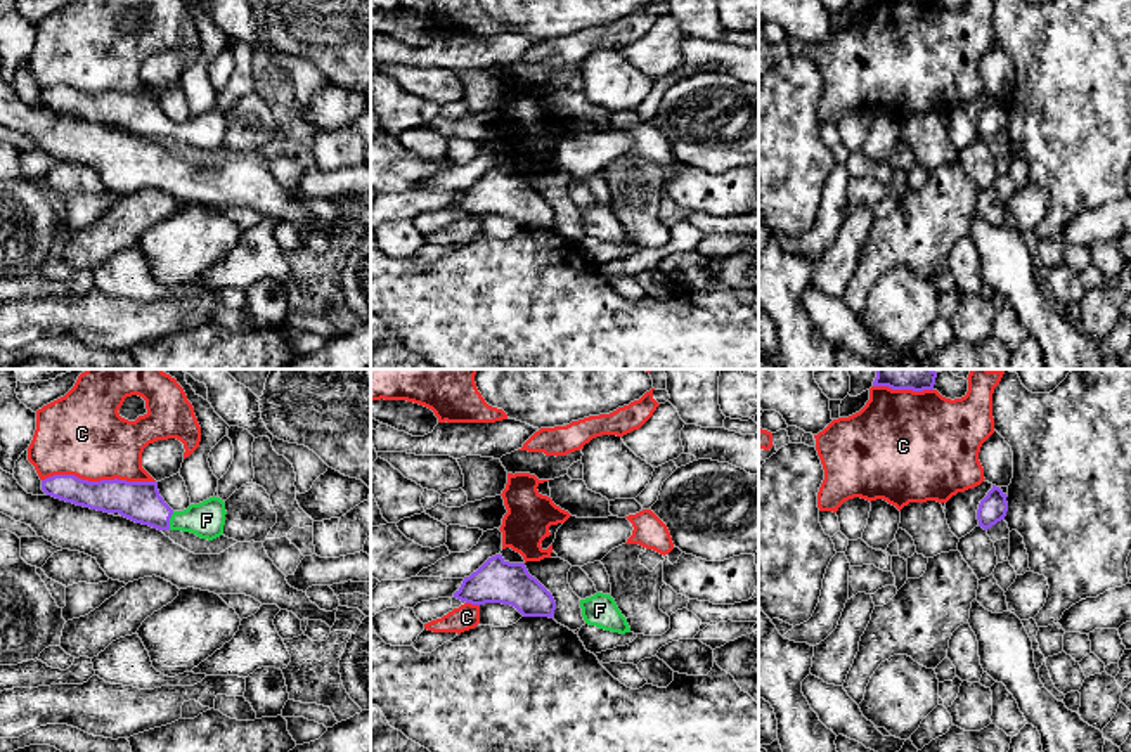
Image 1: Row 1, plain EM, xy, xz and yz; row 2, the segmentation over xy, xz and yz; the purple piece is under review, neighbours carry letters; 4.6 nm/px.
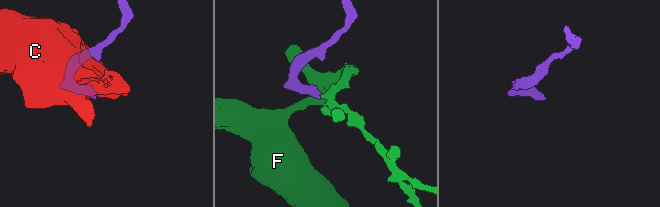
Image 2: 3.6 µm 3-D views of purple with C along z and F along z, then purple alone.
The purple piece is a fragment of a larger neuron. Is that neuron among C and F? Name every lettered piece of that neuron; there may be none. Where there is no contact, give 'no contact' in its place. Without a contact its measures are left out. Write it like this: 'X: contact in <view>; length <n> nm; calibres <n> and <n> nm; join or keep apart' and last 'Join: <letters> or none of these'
C: contact in xy; length 550 nm; calibres 190 and 400 nm; keep apart
F: contact in xy; length 90 nm; calibres 190 and 170 nm; join
Join: F

